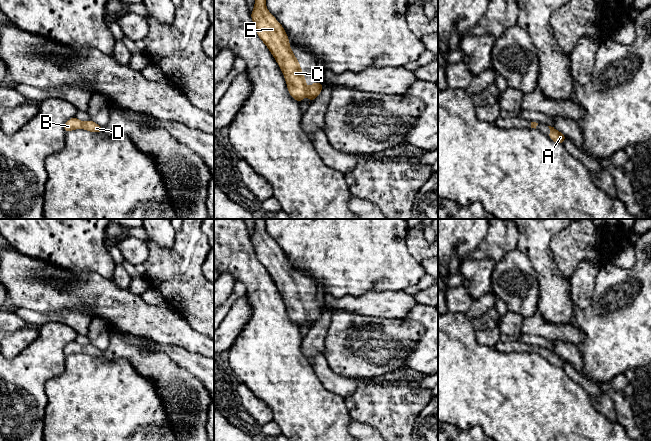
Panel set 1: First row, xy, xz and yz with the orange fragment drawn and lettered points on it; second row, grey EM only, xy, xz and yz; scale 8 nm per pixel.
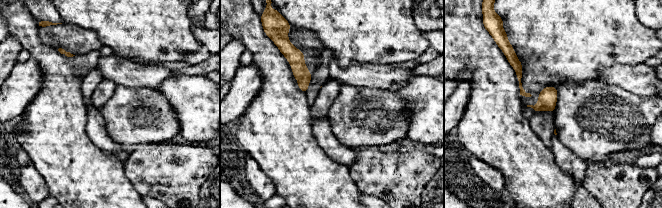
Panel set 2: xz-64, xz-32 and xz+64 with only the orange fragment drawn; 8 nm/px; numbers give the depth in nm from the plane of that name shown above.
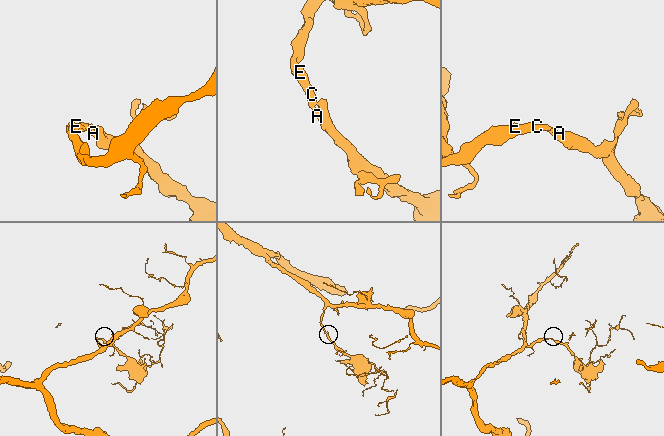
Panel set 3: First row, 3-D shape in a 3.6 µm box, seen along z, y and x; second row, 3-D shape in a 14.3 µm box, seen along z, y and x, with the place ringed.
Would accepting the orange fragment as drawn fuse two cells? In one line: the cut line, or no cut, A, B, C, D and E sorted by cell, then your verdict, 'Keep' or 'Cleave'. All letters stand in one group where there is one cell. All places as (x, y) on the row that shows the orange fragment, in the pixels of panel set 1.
No split. Groups: A B C D E. Keep

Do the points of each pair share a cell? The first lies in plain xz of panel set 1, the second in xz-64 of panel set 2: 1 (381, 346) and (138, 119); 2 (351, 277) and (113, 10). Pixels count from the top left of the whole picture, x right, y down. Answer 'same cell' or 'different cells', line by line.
1: same cell
2: same cell

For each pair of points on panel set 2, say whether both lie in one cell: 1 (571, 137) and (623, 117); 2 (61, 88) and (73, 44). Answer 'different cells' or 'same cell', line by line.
1: same cell
2: different cells

